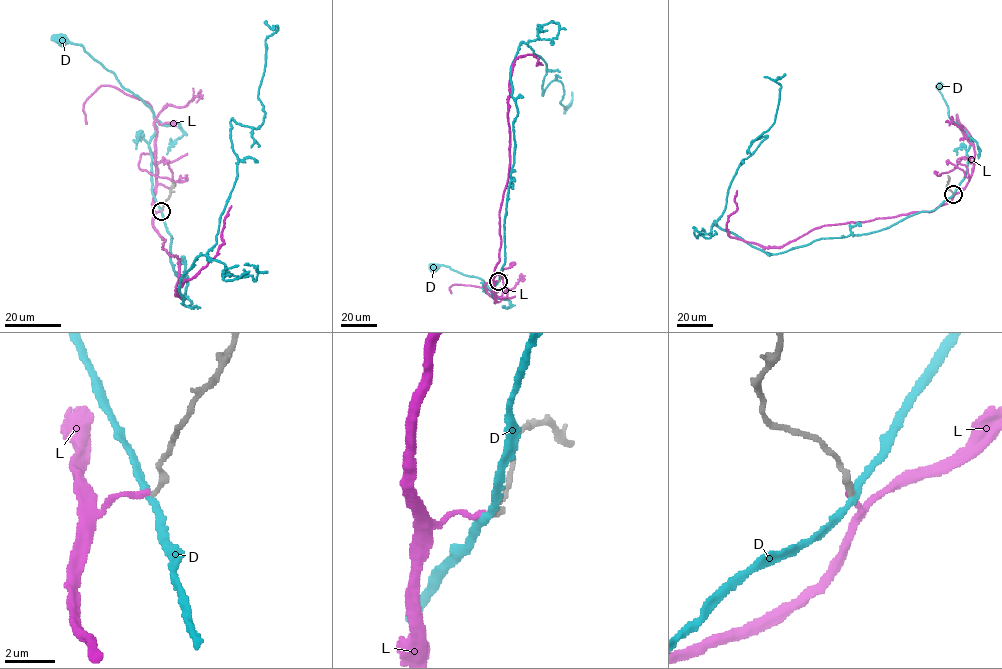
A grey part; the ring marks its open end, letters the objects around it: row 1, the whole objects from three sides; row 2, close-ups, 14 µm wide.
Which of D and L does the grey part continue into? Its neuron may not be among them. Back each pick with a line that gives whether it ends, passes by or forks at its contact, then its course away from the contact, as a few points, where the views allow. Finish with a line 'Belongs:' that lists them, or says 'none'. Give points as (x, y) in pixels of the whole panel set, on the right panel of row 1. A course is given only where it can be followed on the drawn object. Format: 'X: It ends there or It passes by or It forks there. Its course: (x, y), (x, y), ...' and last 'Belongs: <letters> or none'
L: It ends there. Its course: (953, 194), (931, 211), (823, 225), (782, 246), (762, 247), (729, 236), (726, 222), (736, 210), (737, 190)
Belongs: L

